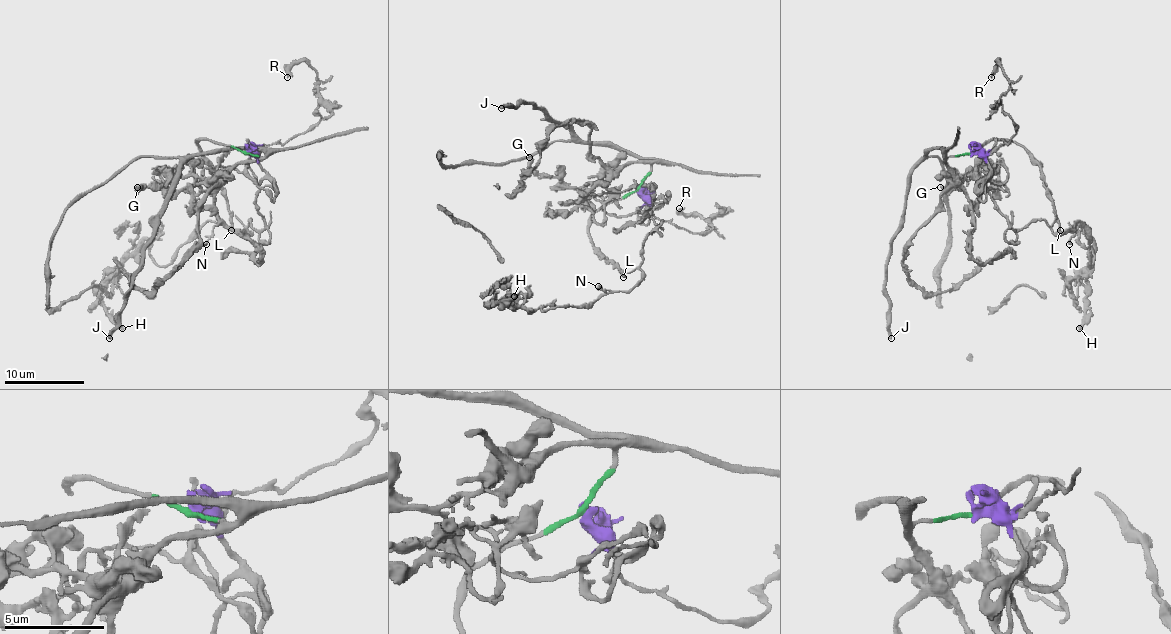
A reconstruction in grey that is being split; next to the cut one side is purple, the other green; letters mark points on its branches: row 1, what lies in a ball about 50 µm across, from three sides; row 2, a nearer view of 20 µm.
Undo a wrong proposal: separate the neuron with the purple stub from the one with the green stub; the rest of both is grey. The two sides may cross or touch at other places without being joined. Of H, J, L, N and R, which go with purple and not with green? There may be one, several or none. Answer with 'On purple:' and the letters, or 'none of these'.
On purple: H, N, R

